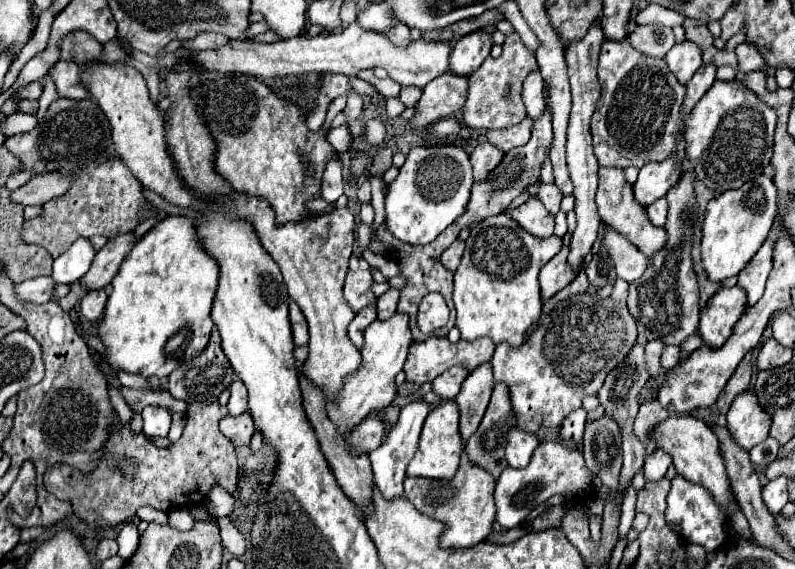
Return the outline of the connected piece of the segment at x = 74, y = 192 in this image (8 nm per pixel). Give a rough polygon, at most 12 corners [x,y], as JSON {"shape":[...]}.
{"shape":[[114,158],[24,222],[58,258],[78,238],[132,232],[152,204]]}

